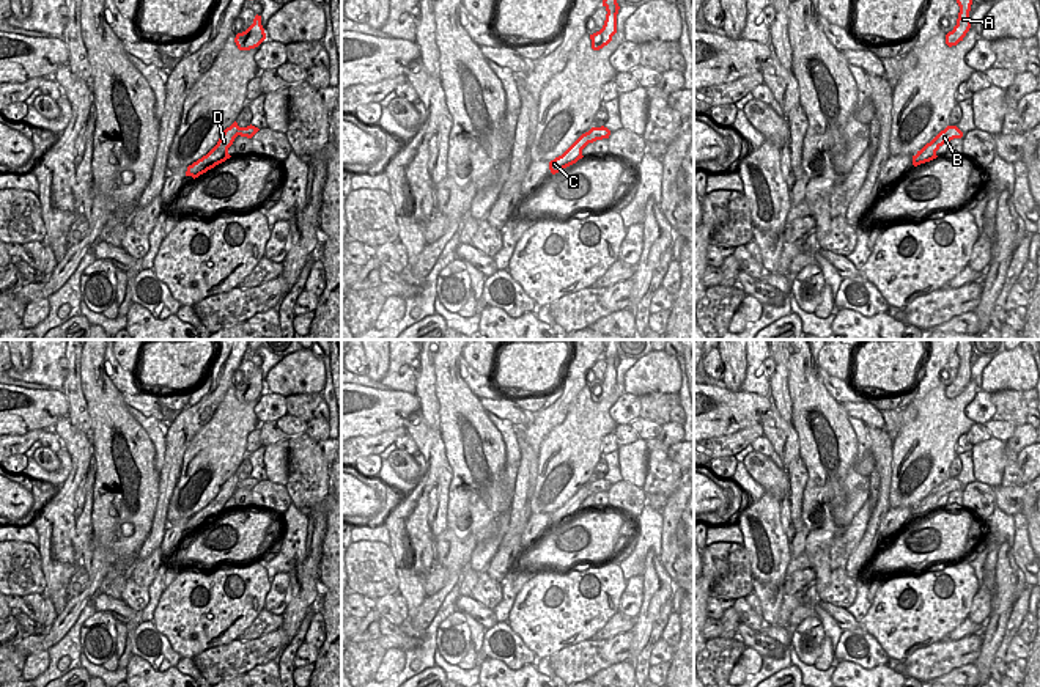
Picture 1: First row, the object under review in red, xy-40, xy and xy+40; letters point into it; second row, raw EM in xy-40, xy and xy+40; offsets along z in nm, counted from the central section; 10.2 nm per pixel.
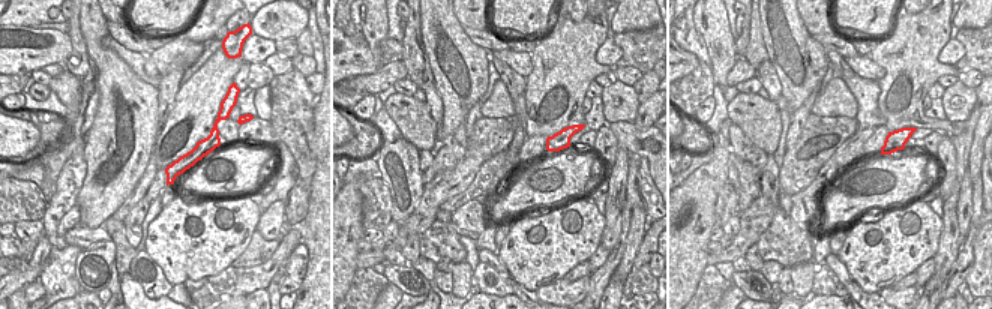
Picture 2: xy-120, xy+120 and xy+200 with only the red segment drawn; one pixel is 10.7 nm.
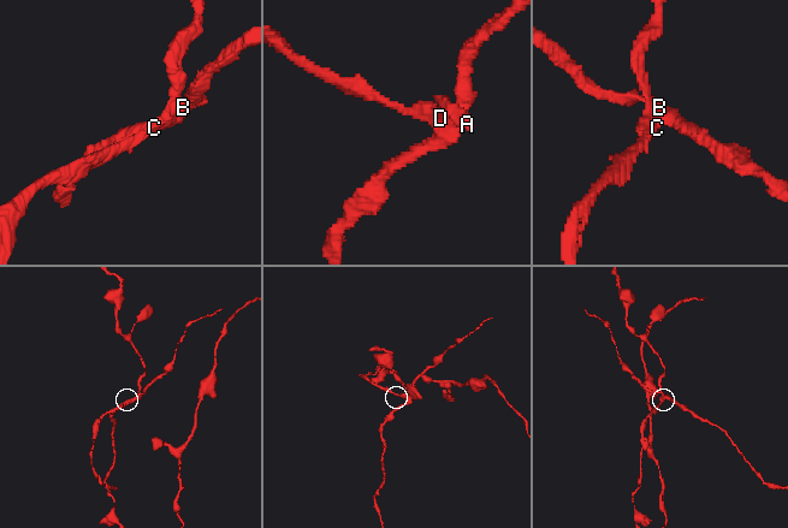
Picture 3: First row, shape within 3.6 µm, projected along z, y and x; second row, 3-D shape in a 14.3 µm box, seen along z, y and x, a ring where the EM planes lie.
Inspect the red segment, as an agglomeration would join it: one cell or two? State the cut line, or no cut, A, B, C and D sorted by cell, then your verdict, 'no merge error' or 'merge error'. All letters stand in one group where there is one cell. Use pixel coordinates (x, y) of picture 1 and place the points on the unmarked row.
xy+40 (925, 497), (932, 511) | A C D / B | merge error

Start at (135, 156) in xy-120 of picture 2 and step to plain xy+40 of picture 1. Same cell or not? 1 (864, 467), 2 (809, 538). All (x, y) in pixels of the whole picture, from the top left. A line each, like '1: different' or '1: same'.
1: different
2: different

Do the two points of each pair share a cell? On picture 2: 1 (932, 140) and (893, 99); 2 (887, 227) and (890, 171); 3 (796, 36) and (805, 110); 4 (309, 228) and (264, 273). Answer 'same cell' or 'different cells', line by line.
1: different cells
2: different cells
3: different cells
4: different cells

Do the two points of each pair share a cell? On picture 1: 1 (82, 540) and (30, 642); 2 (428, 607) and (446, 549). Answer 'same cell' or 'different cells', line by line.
1: same cell
2: same cell

